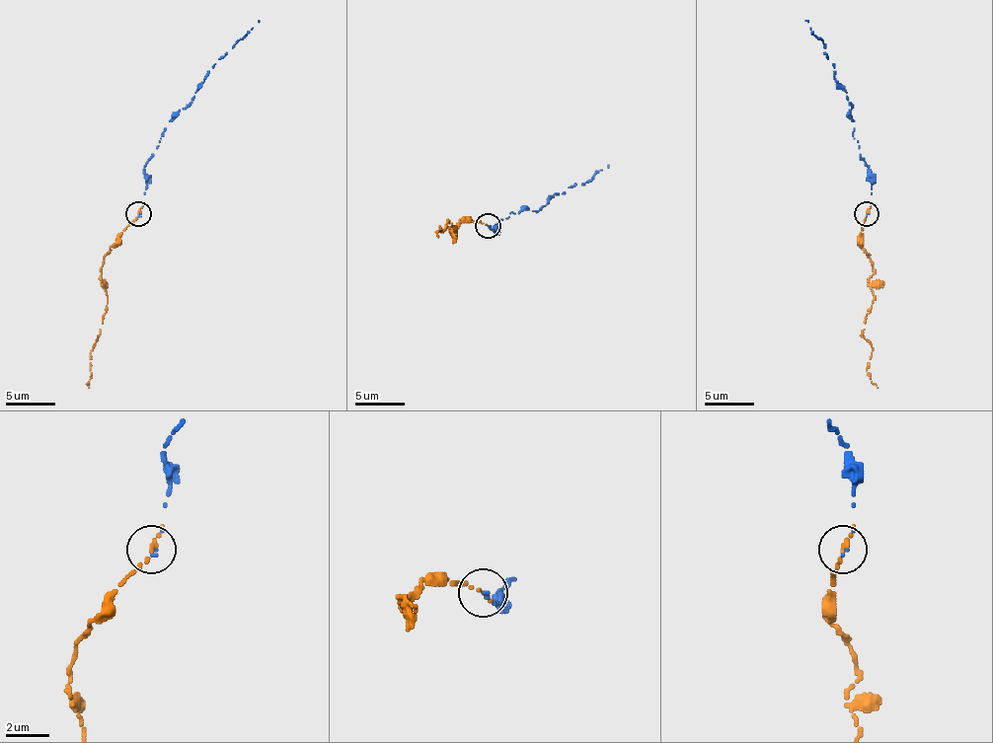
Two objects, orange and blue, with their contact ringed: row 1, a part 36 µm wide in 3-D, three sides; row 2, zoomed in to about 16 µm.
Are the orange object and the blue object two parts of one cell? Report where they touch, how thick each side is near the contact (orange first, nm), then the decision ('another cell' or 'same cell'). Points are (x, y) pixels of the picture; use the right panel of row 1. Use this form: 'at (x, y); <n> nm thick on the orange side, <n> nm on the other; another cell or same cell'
at (866, 214); 240 nm thick on the orange side, 140 nm on the other; same cell

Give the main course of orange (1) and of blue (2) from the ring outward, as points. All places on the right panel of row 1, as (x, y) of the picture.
1: (867, 213), (862, 246), (875, 272), (875, 300), (862, 334), (872, 347), (867, 374), (877, 387)
2: (867, 213), (872, 205), (872, 171), (852, 136), (852, 104), (834, 77), (824, 44), (804, 20)

